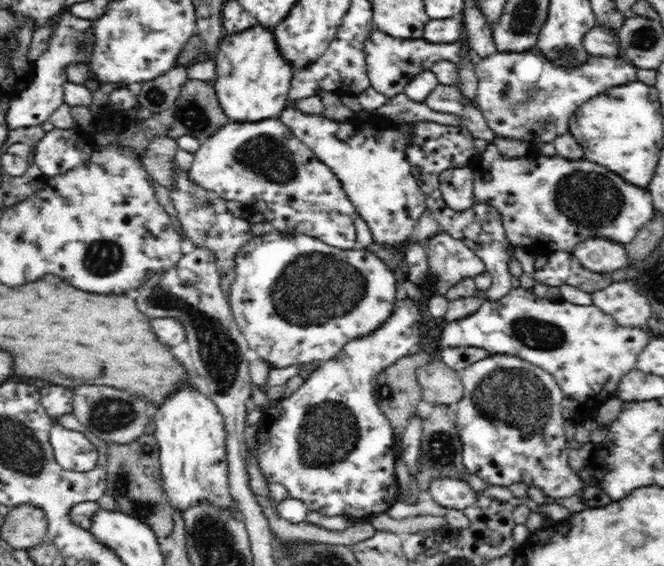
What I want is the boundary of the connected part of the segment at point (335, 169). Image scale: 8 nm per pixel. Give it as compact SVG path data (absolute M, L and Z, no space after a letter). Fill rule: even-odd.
M287 106L278 115L278 118L289 128L293 136L301 140L312 152L336 175L348 200L354 205L356 213L366 221L370 229L373 244L388 251L402 251L409 245L410 234L416 231L415 227L420 216L427 210L425 197L419 188L418 182L411 173L411 165L407 161L404 140L398 132L378 130L370 126L350 126L342 121L333 121L318 114L304 114L291 106Z

